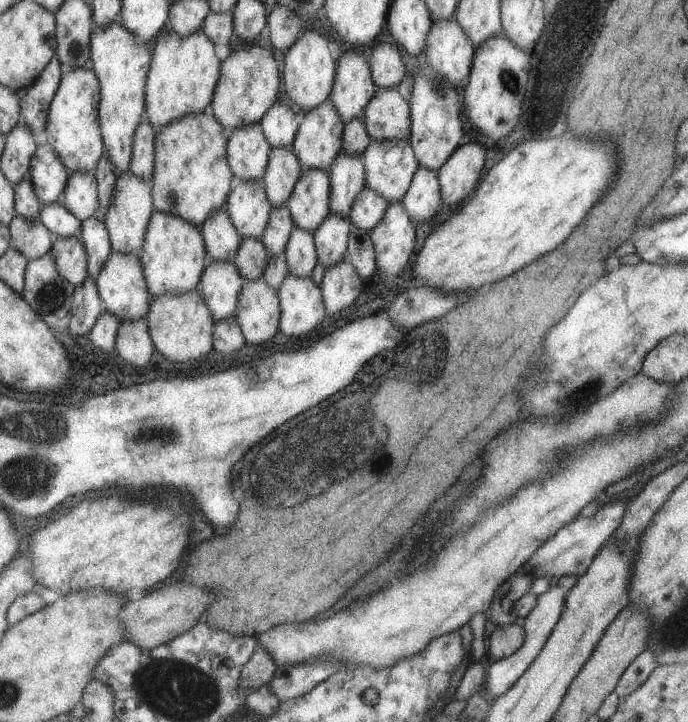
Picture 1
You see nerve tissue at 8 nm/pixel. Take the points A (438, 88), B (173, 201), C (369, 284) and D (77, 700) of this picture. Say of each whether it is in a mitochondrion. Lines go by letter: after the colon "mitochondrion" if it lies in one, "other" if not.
A: mitochondrion
B: other
C: other
D: other

